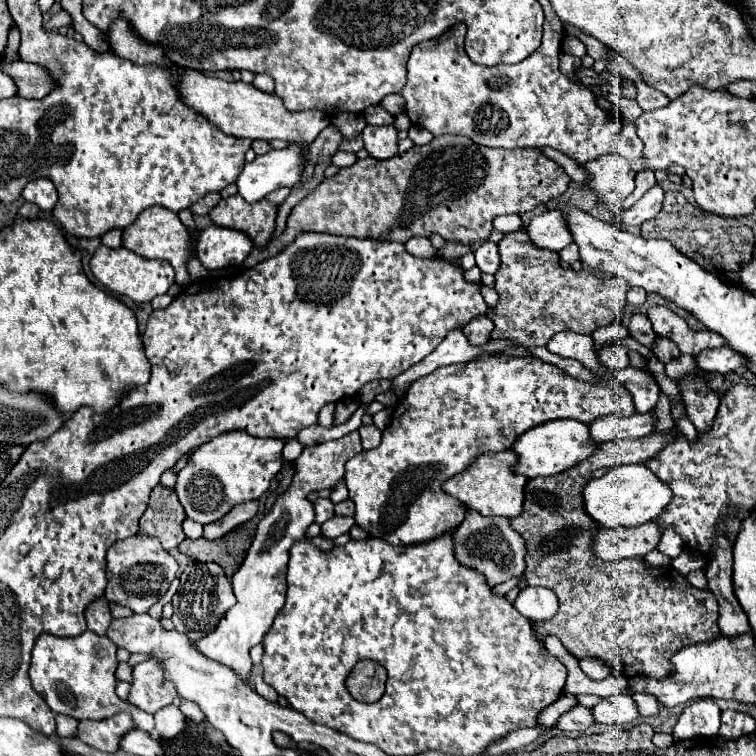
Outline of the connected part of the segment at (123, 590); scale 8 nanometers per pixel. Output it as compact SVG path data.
M132 536L122 542L116 542L106 554L106 576L108 586L104 596L108 602L116 602L120 606L130 608L132 612L148 612L152 604L156 604L178 572L178 562L172 554L168 554L160 542L152 536Z

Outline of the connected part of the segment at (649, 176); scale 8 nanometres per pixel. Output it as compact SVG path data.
M642 170L642 172L636 176L636 188L634 188L634 192L632 192L628 198L624 198L624 200L620 202L622 208L634 206L634 204L642 198L642 194L644 194L648 188L652 188L654 184L656 184L654 172L652 172L652 170Z

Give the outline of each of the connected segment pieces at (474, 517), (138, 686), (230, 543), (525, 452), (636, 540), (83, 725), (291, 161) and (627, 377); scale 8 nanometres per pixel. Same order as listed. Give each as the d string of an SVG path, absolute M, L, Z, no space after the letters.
M468 510L464 522L458 526L458 532L454 534L454 548L456 548L456 558L462 564L482 572L490 586L496 586L512 576L522 576L524 566L526 566L524 564L524 554L526 554L524 538L510 528L508 518L500 518L500 516L484 518L480 512Z
M146 660L132 668L132 690L128 702L146 712L156 712L174 702L178 692L162 674L158 660Z
M242 524L216 542L208 542L202 538L198 538L198 540L186 538L178 546L178 550L194 560L220 564L226 570L226 576L232 578L234 572L240 568L250 544L252 544L252 538L254 538L252 534L254 534L254 524L248 524L248 526Z
M554 420L546 422L542 426L534 426L528 432L524 432L516 442L514 442L514 452L518 454L518 464L514 466L514 472L526 476L526 478L538 478L538 476L554 476L560 474L574 464L580 464L588 456L596 452L600 444L594 442L590 436L590 430L586 424L578 420Z
M646 522L634 528L604 528L598 532L594 542L594 552L598 558L606 562L624 560L644 556L654 550L660 542L662 530L658 530L656 522Z
M116 714L108 720L82 720L76 730L76 738L84 744L102 750L102 752L116 752L120 738L134 728L134 722L128 714Z
M288 142L286 148L282 150L270 150L262 156L256 156L254 162L248 162L244 166L244 170L240 172L236 184L238 184L238 194L246 200L246 202L258 202L262 200L266 194L278 190L278 188L294 188L298 182L302 182L302 174L306 170L308 164L308 156L306 156L306 146L304 144L294 144Z
M628 366L620 372L608 370L608 374L612 374L620 384L624 384L630 390L638 412L650 412L658 404L660 386L648 372L642 372L642 370Z

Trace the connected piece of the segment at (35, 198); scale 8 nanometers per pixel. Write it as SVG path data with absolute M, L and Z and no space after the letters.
M38 178L28 182L22 196L26 202L38 204L42 212L52 212L56 206L56 188L54 184L50 184L48 178Z

